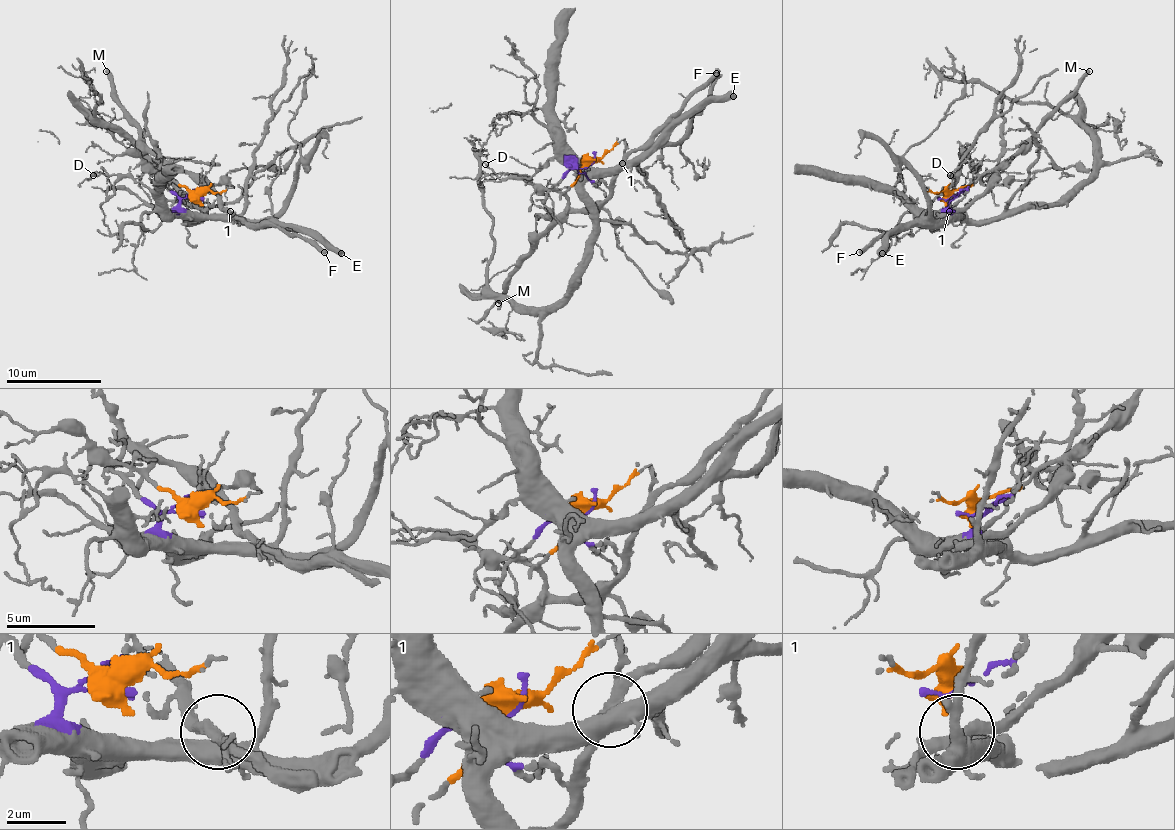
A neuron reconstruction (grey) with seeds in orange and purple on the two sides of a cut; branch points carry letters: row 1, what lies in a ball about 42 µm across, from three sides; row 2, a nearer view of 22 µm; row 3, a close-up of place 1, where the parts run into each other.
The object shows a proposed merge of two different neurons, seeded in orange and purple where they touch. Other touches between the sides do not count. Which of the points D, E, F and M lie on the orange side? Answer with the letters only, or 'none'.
F, M

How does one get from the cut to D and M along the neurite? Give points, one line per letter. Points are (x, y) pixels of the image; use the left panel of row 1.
D: (199, 197), (184, 197), (170, 209), (156, 213), (137, 197), (118, 189), (104, 173), (94, 175)
M: (199, 197), (173, 178), (173, 170), (144, 142), (142, 128), (118, 101), (113, 78), (106, 70)

